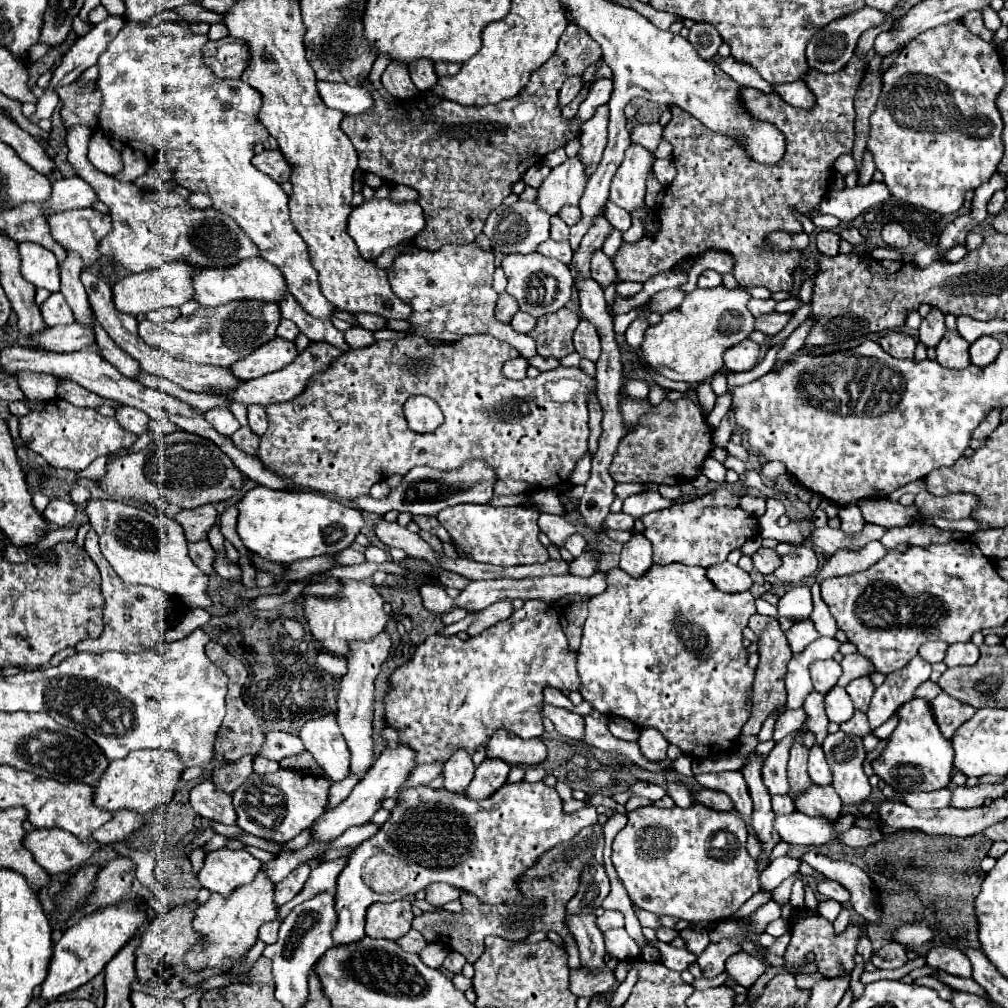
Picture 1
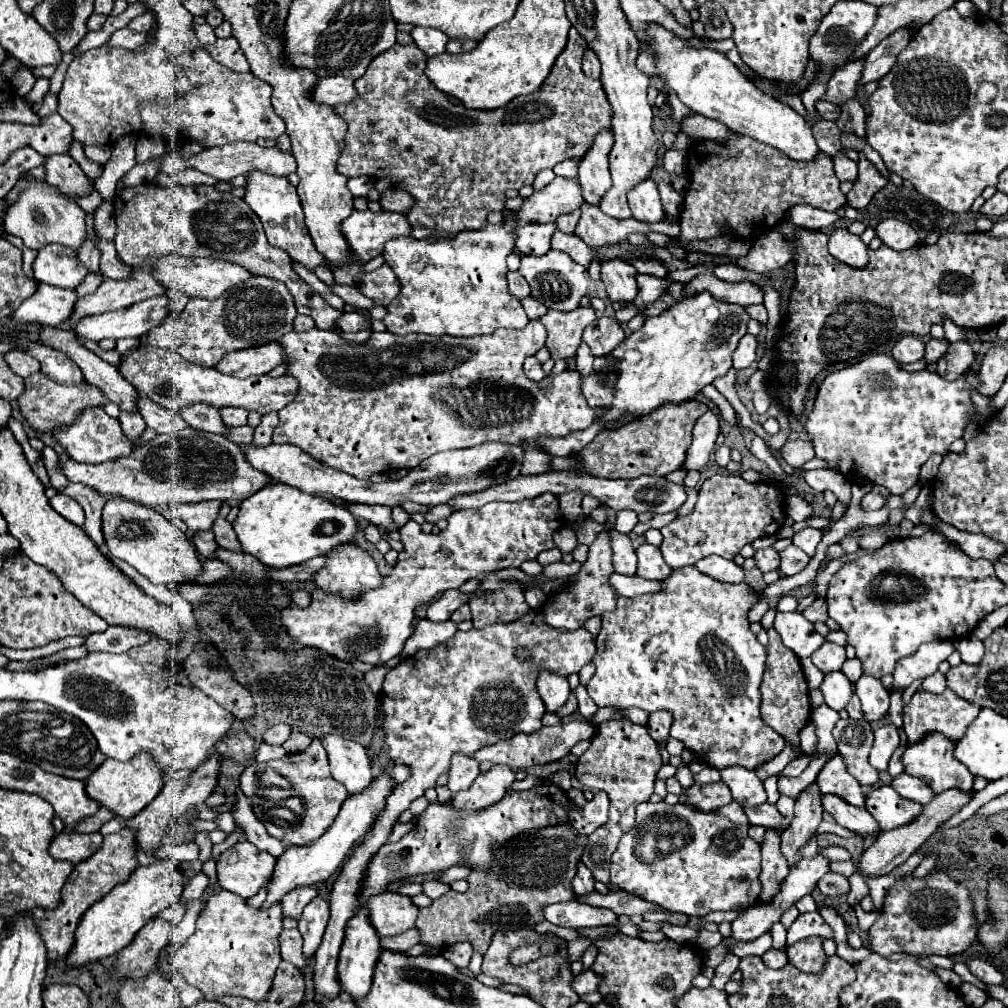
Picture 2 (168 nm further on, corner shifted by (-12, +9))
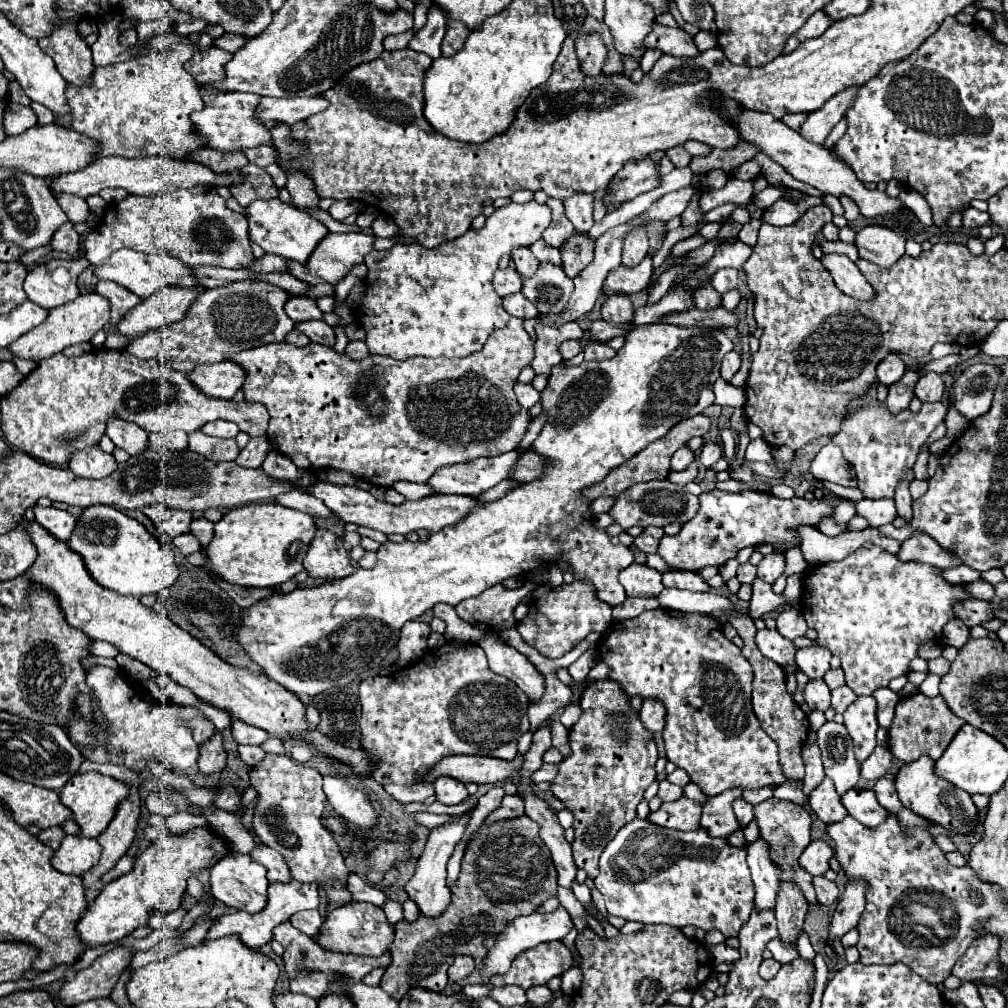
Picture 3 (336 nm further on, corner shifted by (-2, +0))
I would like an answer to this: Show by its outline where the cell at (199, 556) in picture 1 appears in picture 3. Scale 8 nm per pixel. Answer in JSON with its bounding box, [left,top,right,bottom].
[173,534,201,556]

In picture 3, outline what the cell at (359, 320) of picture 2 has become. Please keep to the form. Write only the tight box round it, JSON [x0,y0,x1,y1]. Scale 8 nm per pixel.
[295,320,335,346]

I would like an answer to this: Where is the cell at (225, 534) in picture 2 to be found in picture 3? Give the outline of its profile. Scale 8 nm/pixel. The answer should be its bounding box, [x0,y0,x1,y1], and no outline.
[191,518,213,546]

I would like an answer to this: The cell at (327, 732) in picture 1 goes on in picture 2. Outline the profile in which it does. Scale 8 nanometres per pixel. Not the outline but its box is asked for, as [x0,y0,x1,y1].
[321,735,371,793]

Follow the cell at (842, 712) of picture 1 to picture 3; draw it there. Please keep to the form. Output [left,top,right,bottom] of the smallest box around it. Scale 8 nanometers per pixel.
[803,680,831,712]

